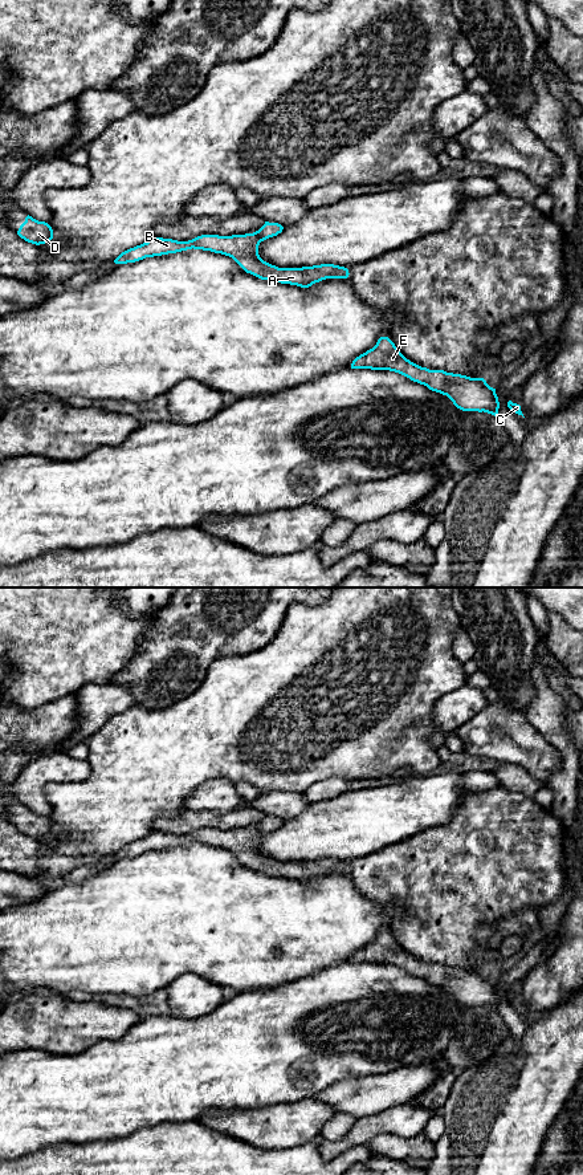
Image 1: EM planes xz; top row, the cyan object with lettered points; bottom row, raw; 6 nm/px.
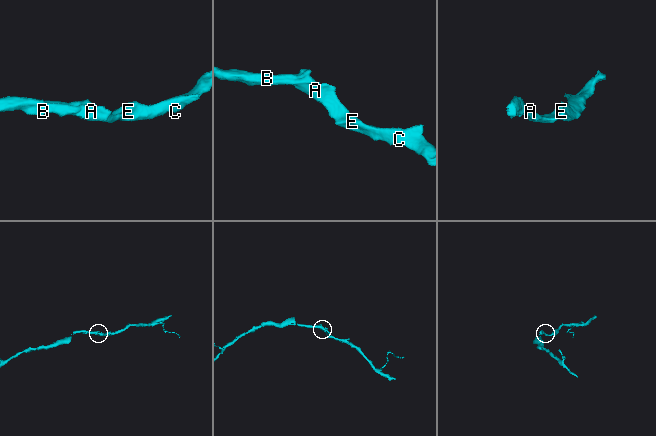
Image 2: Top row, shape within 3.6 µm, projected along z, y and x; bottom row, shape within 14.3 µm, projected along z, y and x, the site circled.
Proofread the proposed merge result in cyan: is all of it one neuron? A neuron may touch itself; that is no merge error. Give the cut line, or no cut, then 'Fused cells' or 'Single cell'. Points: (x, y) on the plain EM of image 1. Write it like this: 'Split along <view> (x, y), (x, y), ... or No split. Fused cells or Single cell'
No split. Single cell

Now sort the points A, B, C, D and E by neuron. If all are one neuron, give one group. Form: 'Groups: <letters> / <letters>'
Groups: A B C D E

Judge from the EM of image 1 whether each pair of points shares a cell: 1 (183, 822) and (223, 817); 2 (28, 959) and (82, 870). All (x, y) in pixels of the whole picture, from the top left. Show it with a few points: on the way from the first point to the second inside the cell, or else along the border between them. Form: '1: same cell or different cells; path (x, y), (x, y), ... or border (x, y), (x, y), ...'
1: same cell; path (192, 820), (213, 820)
2: different cells; border (106, 867), (84, 879), (62, 881)

